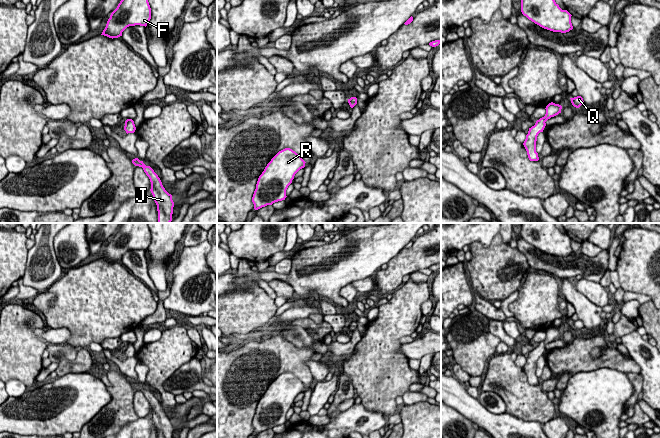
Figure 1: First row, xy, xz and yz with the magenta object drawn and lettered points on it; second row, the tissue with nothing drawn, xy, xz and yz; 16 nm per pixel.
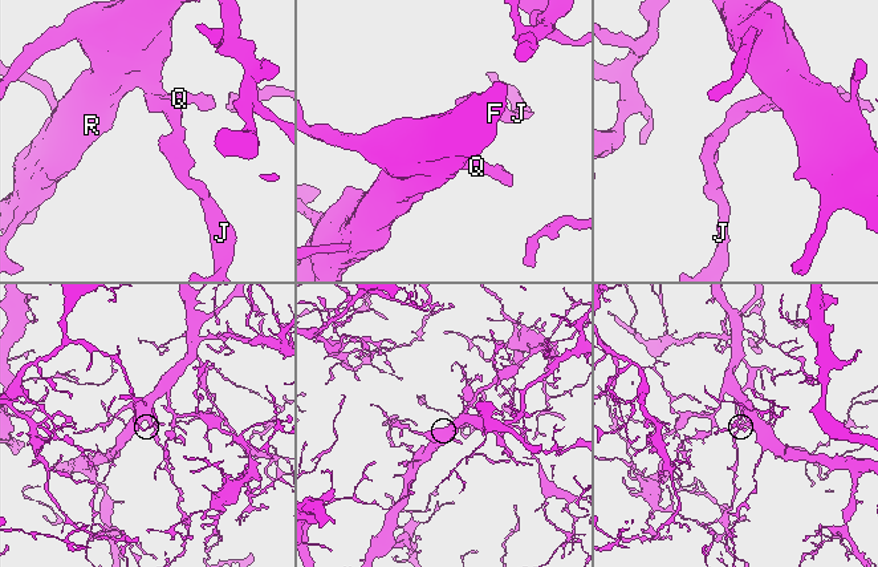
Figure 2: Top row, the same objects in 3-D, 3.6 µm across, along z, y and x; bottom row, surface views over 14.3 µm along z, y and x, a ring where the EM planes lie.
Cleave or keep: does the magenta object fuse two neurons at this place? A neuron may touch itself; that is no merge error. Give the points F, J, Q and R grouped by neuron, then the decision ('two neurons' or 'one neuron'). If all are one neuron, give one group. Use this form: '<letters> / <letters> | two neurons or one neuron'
F J Q R | one neuron

